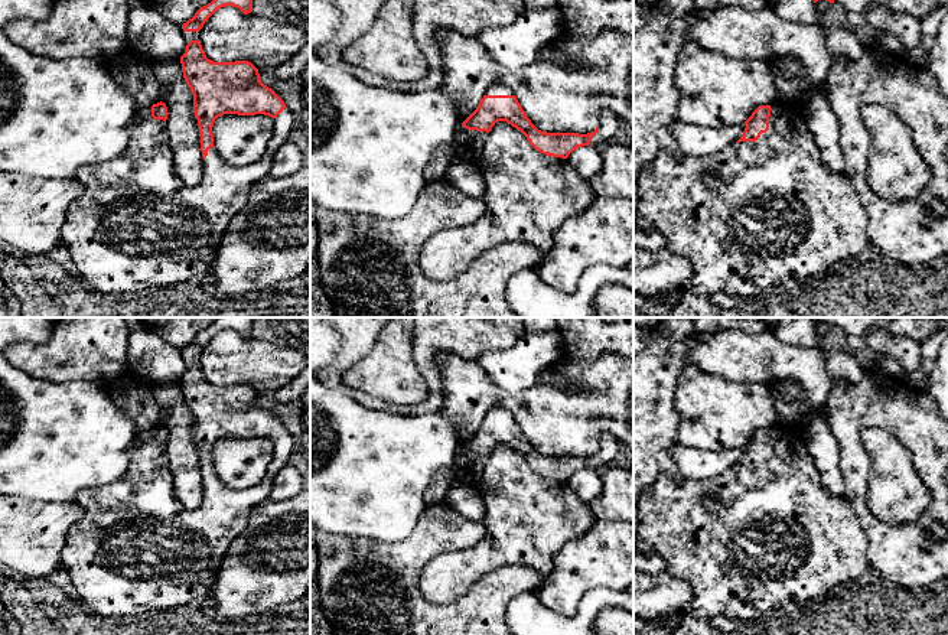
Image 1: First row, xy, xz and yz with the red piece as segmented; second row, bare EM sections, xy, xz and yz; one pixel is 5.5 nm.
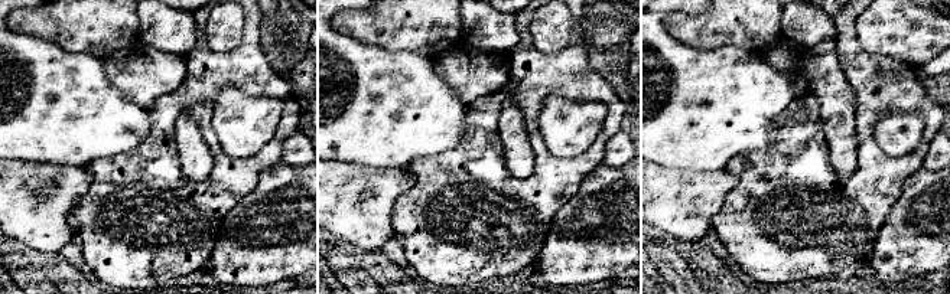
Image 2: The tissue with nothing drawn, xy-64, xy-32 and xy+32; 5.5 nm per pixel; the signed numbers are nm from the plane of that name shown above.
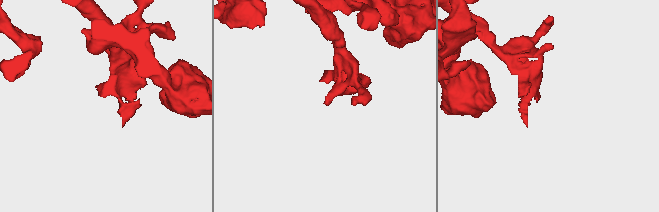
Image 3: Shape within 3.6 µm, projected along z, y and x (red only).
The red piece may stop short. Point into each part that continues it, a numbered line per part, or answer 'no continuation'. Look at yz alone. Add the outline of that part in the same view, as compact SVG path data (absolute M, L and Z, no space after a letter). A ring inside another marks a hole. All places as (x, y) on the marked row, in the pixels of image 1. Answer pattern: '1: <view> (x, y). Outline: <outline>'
1: yz (765, 214). Outline: M781 102L771 105L769 130L762 133L756 141L740 141L727 146L721 152L707 157L685 157L678 162L667 152L648 165L642 166L636 176L636 201L633 202L633 228L645 231L657 229L667 238L667 247L677 255L685 257L693 264L693 276L688 289L697 294L714 296L726 293L730 296L752 297L759 296L768 289L794 286L802 283L811 276L820 276L830 270L834 264L854 258L872 242L866 234L867 214L863 208L854 186L843 173L831 173L821 160L821 152L802 114L792 111Z

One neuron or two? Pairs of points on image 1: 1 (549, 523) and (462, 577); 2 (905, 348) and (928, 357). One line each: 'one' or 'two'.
1: one
2: two

